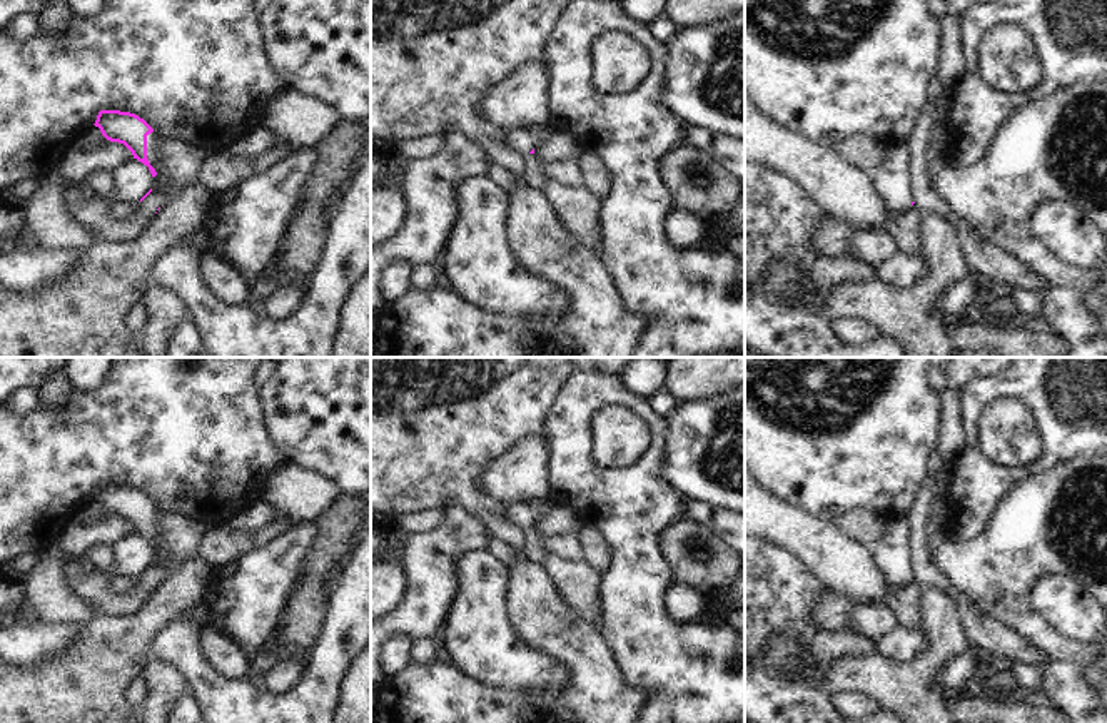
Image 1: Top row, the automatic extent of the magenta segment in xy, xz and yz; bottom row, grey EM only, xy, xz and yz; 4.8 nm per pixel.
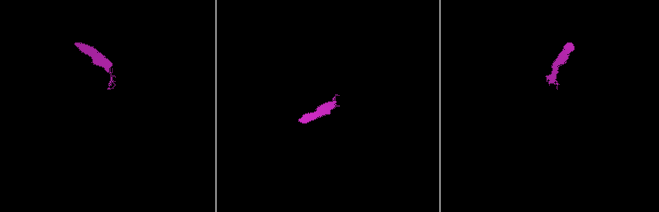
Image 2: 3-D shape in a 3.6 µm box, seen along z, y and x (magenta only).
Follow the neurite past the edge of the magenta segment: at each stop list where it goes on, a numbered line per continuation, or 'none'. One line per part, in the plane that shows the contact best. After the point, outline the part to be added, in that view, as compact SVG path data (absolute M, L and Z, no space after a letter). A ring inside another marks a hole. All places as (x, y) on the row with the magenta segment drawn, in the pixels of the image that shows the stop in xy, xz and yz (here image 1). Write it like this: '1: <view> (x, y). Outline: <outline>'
1: xy (151, 139). Outline: M152 132L147 135L147 159L150 165L155 169L157 167L157 145L155 145L155 137L157 134Z

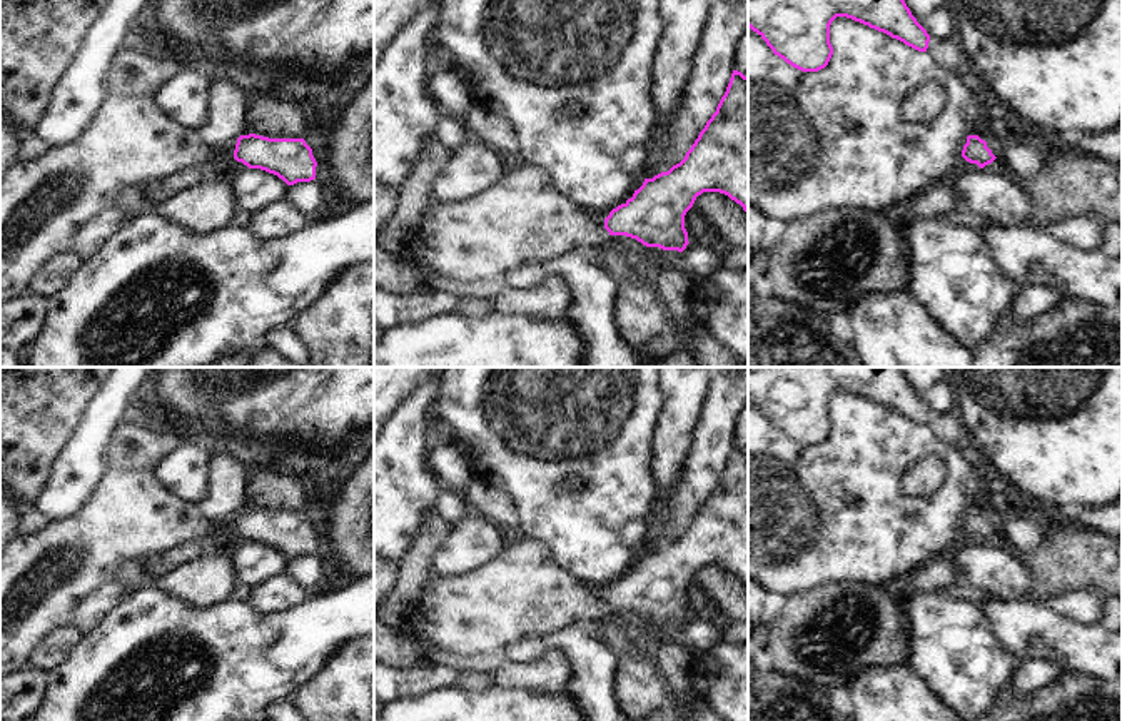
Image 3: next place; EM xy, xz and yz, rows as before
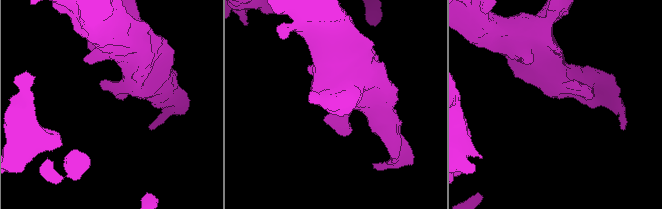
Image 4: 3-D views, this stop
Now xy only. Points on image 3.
none.

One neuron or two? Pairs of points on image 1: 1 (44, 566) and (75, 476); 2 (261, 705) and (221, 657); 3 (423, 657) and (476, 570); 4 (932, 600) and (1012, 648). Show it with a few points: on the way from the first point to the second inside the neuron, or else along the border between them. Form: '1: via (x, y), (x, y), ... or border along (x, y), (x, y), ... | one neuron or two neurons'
1: border along (54, 541), (37, 551) | two neurons
2: border along (206, 657), (229, 678), (242, 680), (252, 677) | two neurons
3: border along (438, 638), (443, 653) | two neurons
4: border along (935, 588), (947, 593), (955, 603), (969, 645) | two neurons

